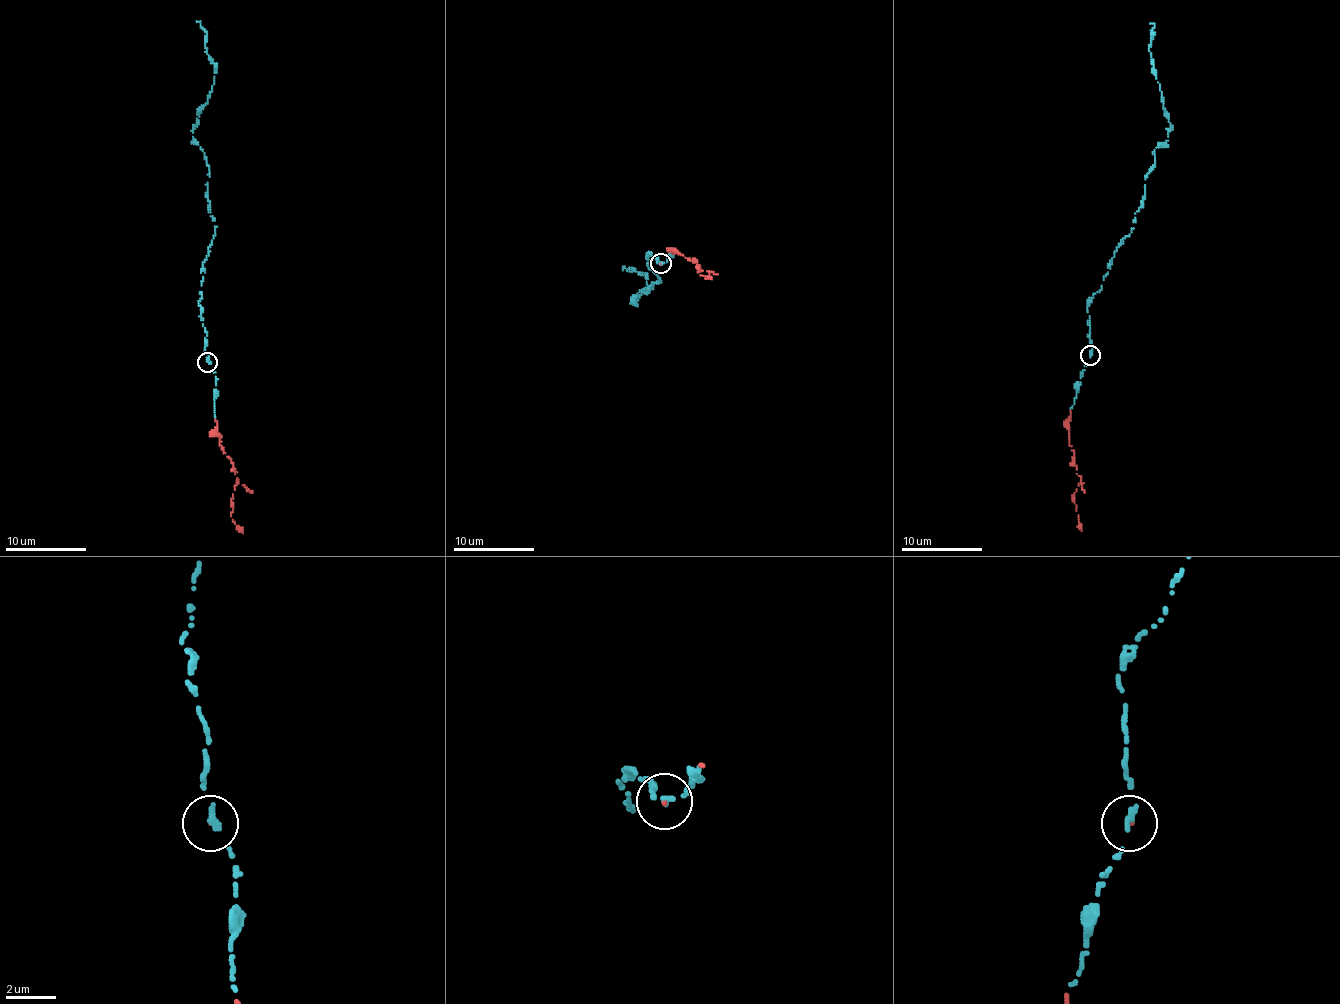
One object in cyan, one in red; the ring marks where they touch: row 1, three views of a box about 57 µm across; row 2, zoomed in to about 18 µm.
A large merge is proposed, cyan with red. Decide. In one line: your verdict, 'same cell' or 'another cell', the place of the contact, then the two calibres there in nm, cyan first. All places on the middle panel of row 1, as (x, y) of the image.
same cell | (661, 263) | 320/70 nm

